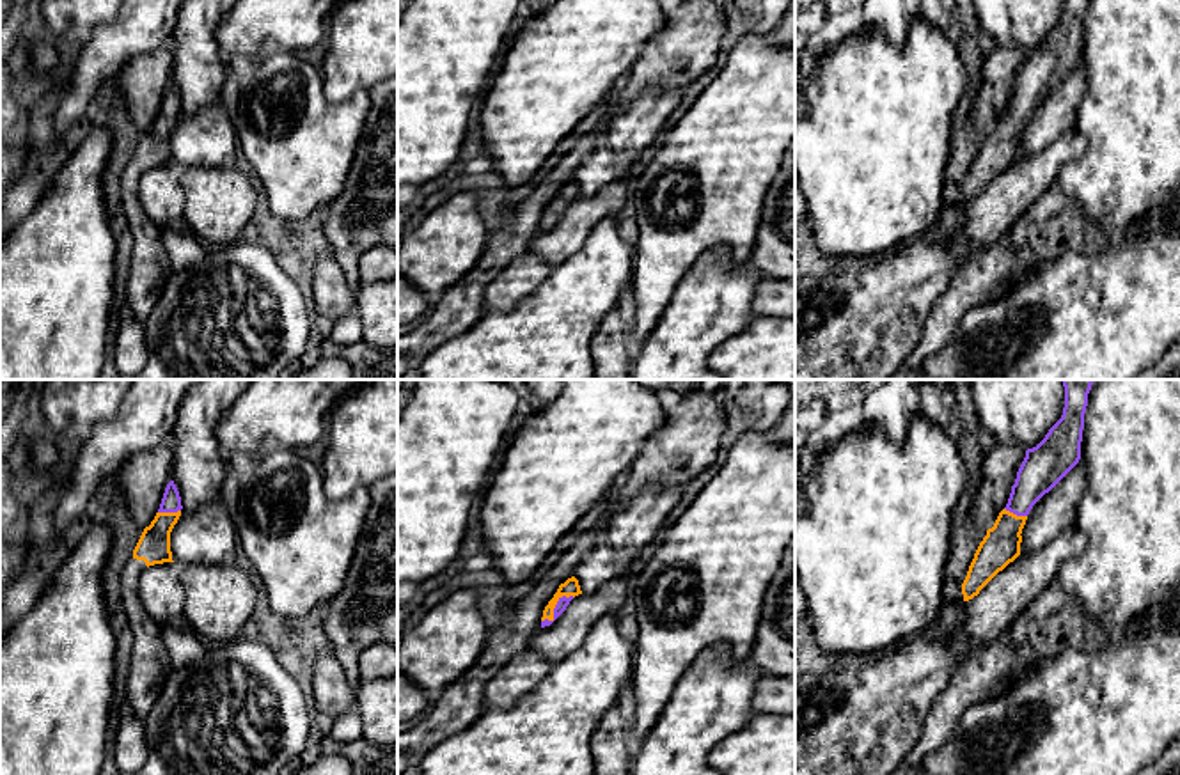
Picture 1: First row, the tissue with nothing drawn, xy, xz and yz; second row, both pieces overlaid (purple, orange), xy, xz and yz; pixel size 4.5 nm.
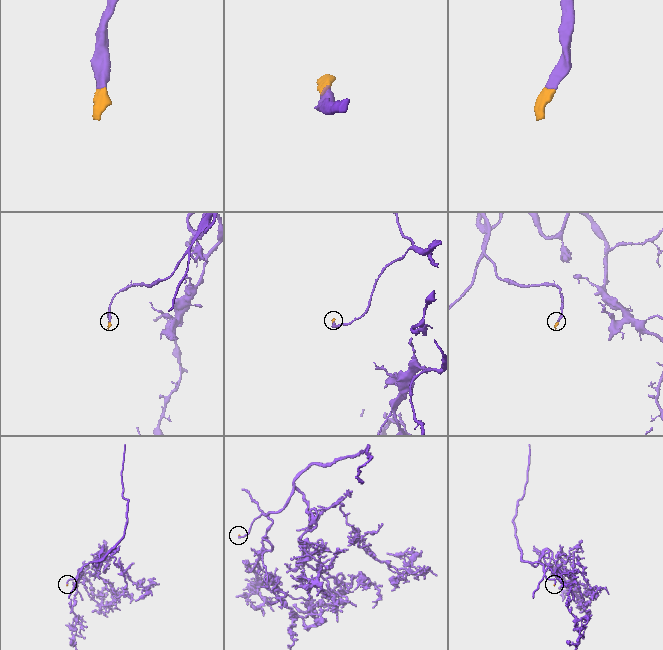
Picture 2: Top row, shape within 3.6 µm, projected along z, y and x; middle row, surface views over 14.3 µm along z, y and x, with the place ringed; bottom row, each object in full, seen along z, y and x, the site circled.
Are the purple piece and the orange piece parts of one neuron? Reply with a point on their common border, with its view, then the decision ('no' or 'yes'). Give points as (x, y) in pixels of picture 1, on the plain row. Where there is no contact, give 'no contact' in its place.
xz (556, 210) | yes

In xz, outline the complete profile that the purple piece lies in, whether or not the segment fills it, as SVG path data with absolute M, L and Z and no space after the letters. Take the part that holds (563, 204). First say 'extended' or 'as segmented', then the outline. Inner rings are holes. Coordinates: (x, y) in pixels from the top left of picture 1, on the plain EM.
extended | M575 179L561 186L557 195L543 213L541 231L550 229L566 213L570 204L578 197L582 197L582 193Z

